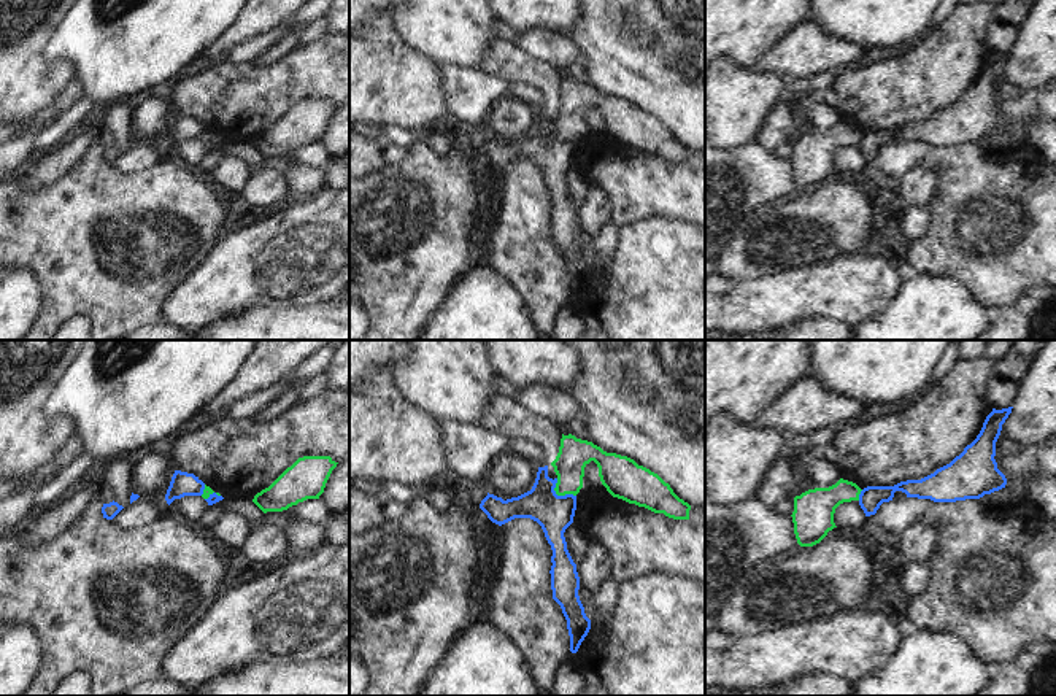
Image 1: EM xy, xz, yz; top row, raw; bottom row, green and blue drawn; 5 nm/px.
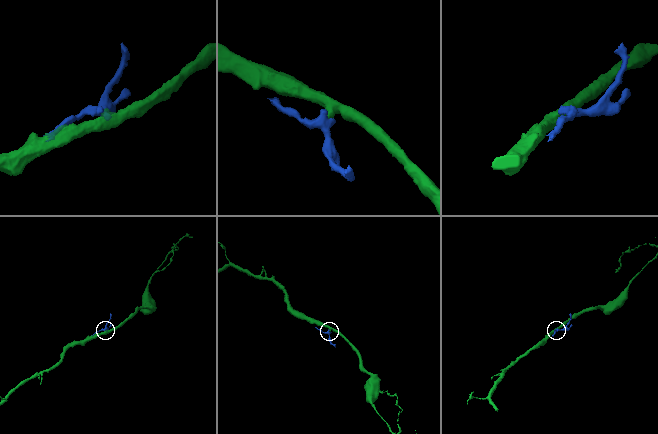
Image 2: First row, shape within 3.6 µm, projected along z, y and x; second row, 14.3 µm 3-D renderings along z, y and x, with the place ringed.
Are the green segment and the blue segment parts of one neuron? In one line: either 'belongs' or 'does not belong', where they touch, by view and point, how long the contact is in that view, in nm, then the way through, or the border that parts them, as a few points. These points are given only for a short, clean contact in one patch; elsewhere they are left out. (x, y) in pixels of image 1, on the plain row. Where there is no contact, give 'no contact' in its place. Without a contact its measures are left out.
does not belong | xz (559, 139) | 140 nm | along xz (556, 123), (554, 134), (558, 139), (575, 140)

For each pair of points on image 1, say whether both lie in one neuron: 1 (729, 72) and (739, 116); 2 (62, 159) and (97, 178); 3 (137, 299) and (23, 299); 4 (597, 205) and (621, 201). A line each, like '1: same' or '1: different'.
1: same
2: different
3: different
4: different

